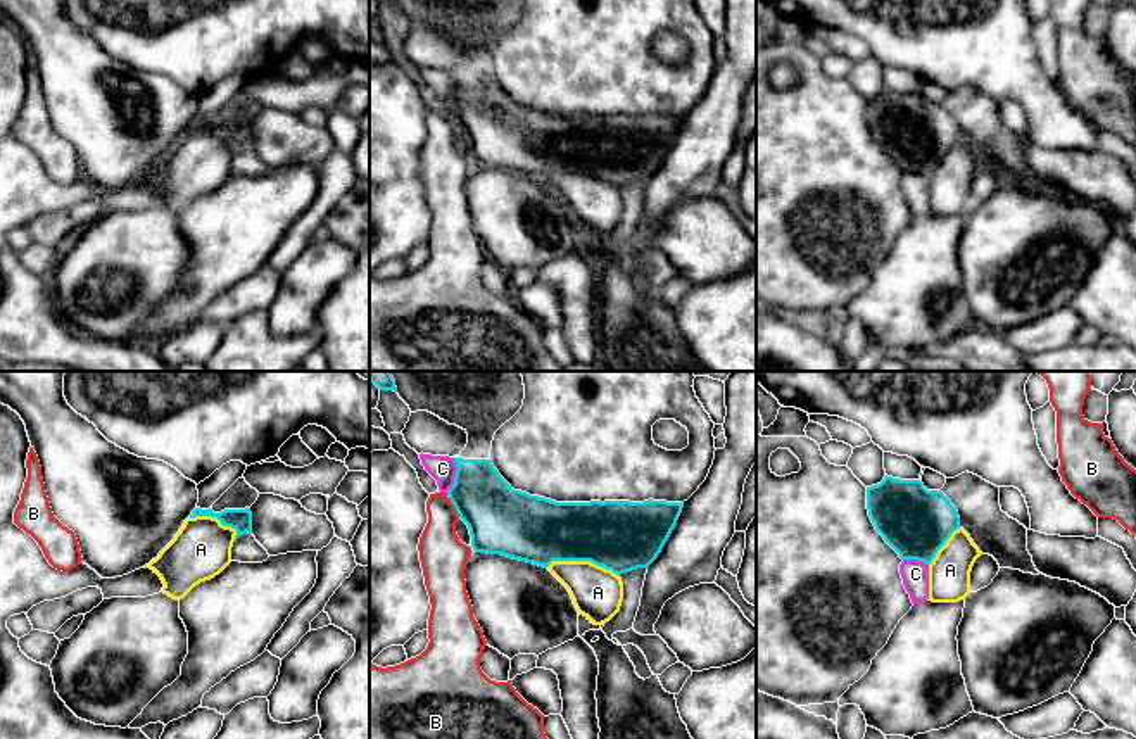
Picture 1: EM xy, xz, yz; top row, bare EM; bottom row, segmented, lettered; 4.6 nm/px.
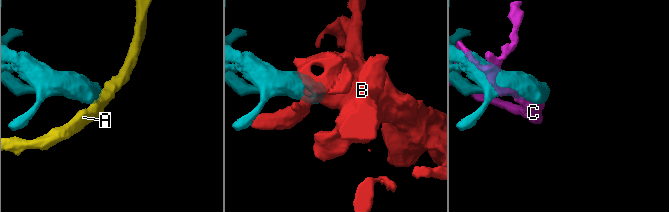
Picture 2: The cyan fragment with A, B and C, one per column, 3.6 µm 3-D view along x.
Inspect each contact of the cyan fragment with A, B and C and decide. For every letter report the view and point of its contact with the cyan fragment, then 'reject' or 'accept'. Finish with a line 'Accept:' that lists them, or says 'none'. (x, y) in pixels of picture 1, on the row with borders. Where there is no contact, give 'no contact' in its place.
A: xz (582, 560) | accept
B: xz (454, 506) | reject
C: xz (456, 475) | reject
Accept: A

